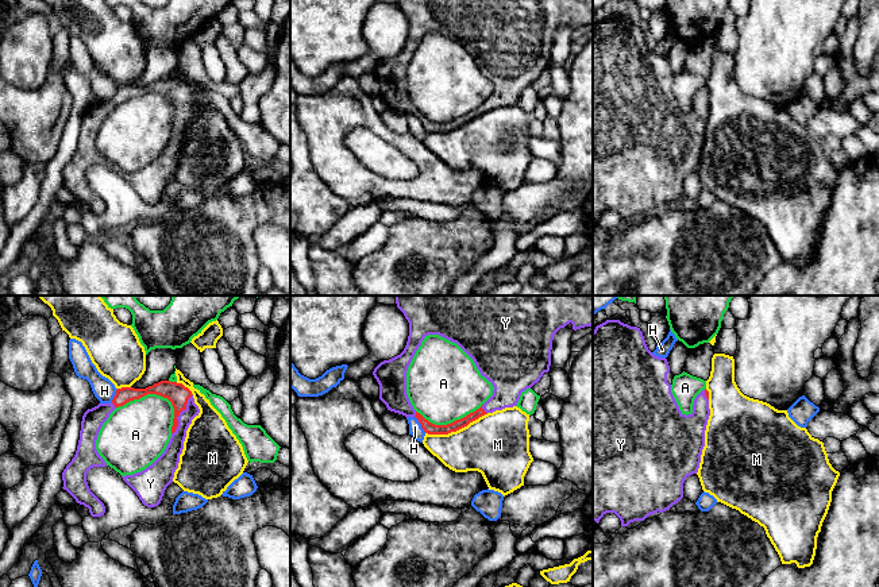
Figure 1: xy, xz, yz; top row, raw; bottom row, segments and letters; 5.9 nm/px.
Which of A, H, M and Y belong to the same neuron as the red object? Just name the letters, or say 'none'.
Y

